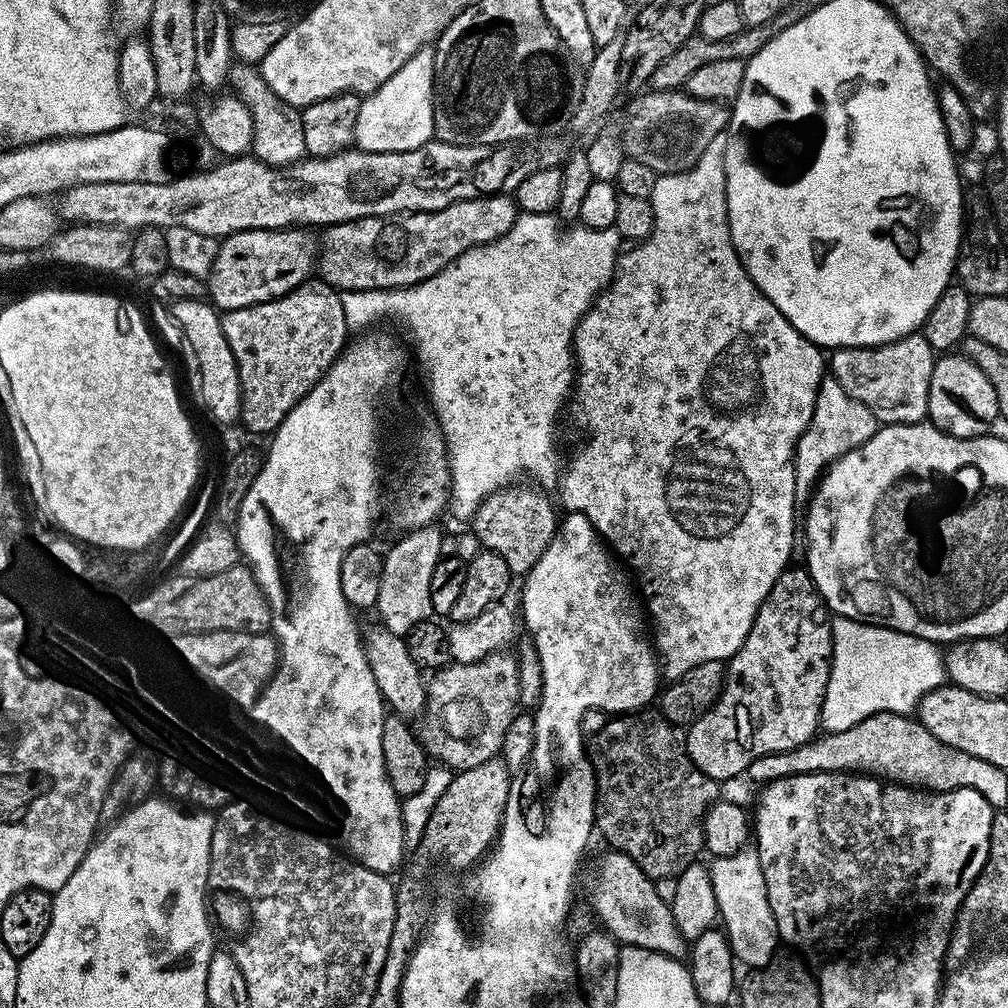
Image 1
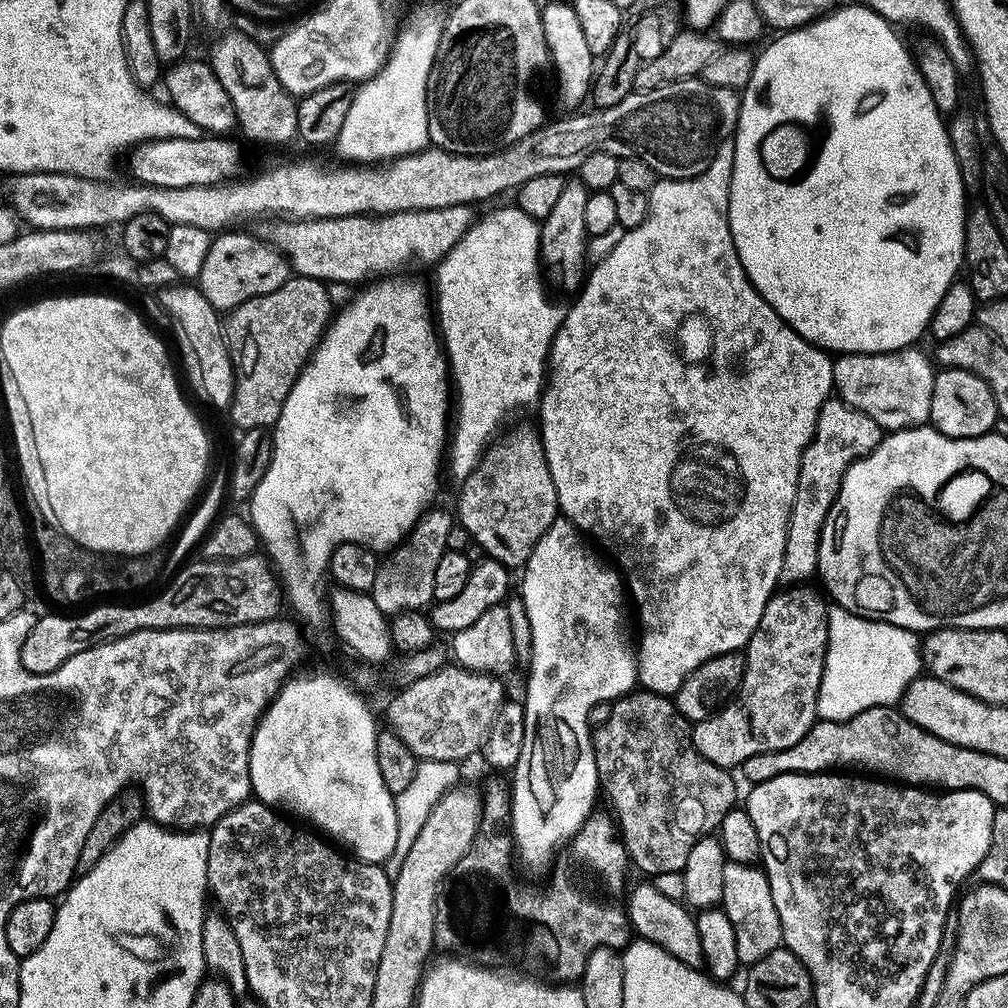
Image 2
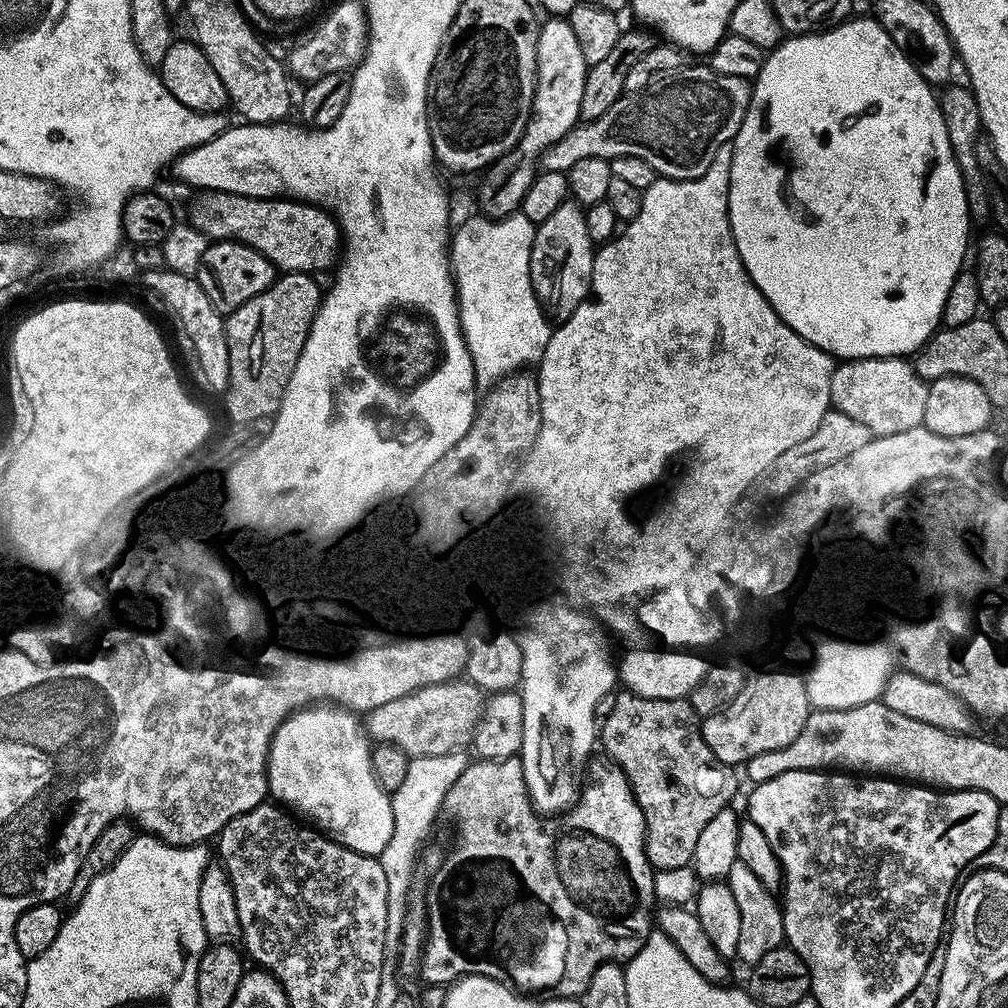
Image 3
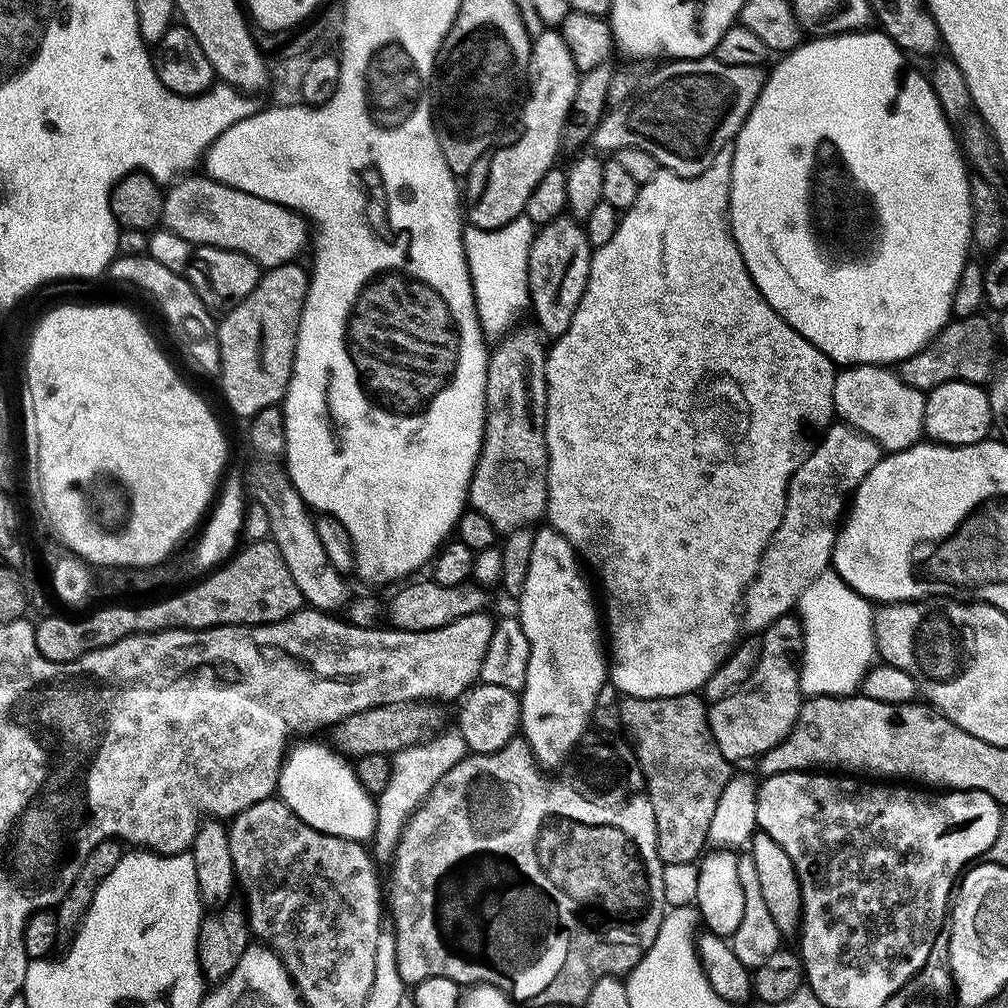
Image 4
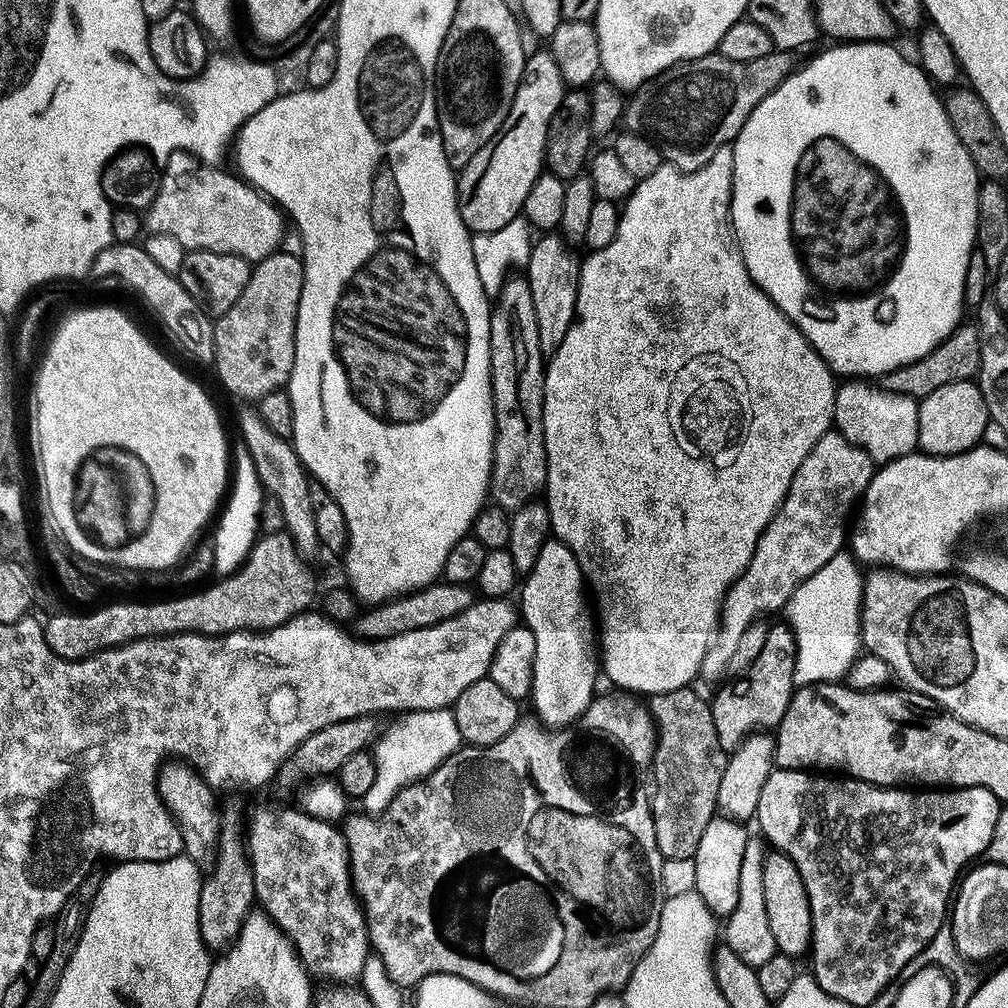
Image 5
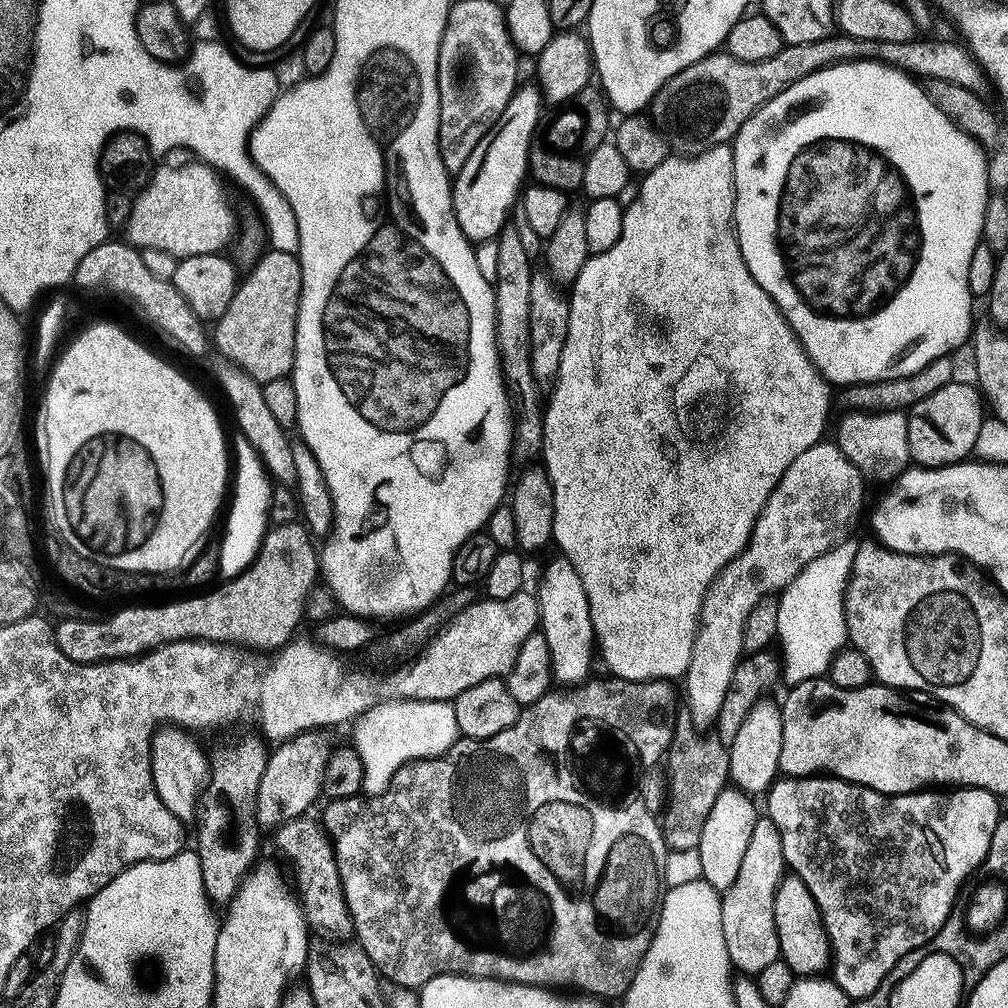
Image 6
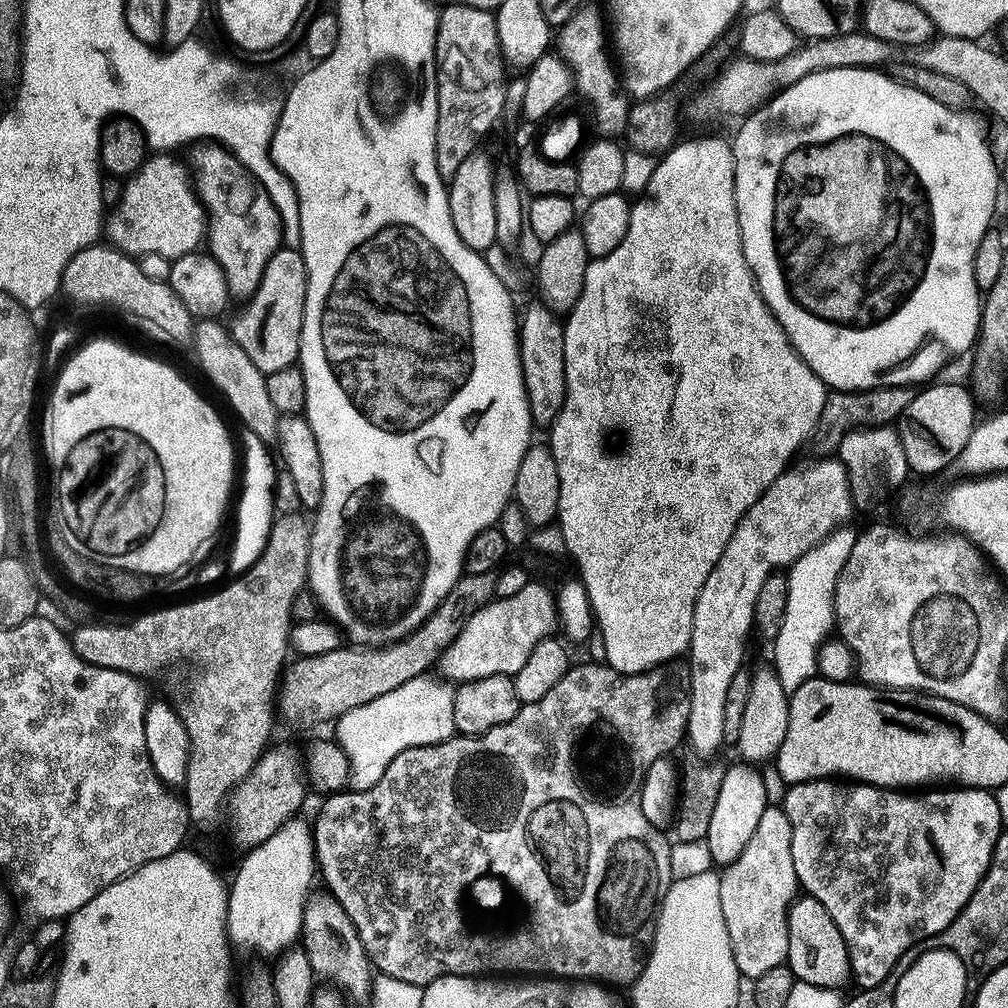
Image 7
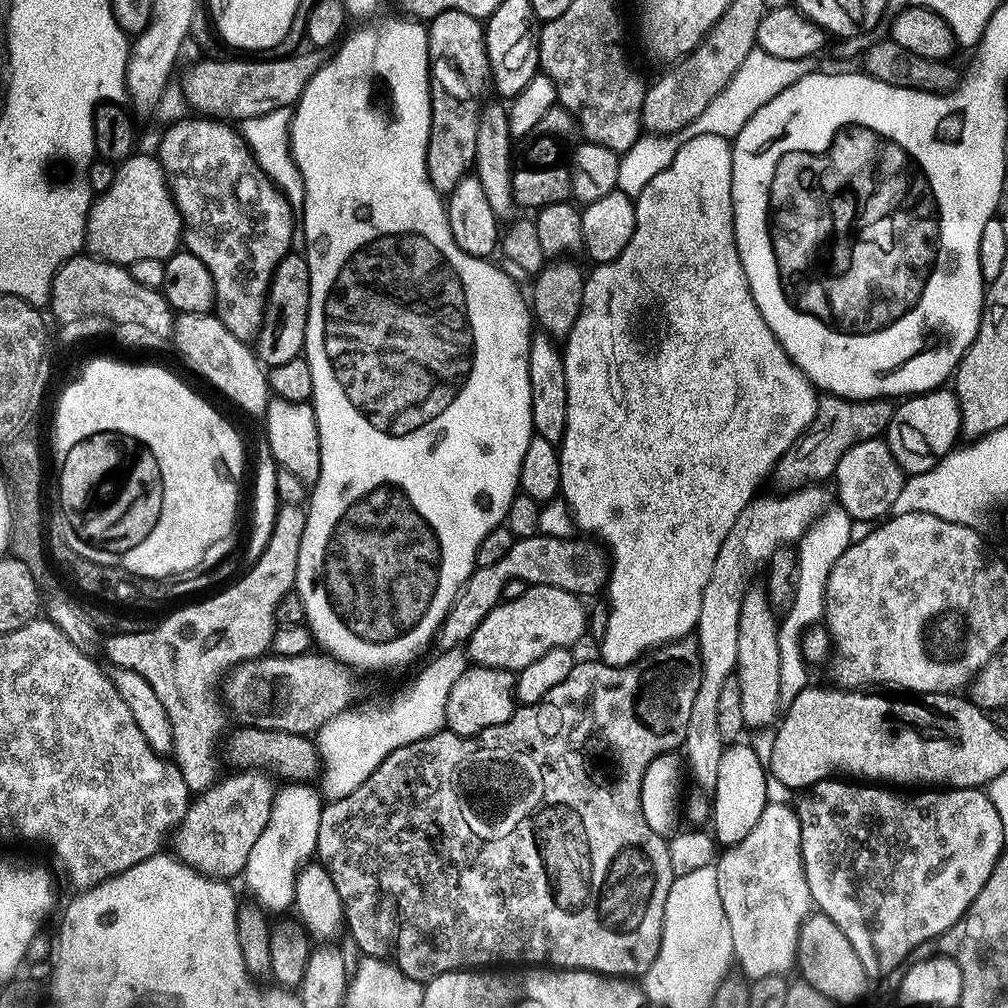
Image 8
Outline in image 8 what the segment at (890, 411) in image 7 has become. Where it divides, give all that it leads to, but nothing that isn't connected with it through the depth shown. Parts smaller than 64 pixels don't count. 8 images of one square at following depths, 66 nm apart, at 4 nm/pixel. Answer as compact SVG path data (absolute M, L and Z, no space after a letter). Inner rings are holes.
M821 395L812 425L776 463L774 481L776 480L777 489L795 490L807 488L810 484L823 485L831 481L835 477L838 461L842 459L842 454L846 454L846 450L850 450L850 446L858 442L875 440L887 433L895 409L896 404L888 398L847 400L845 396Z

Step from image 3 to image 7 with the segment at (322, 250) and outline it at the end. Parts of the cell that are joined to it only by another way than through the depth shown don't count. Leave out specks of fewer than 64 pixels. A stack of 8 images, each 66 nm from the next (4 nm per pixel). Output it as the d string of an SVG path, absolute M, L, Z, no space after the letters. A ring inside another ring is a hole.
M149 155L144 164L127 177L124 196L107 213L107 243L127 256L162 254L162 258L173 261L197 251L205 243L204 205L196 195L187 163L180 161L179 164L172 156L175 155Z

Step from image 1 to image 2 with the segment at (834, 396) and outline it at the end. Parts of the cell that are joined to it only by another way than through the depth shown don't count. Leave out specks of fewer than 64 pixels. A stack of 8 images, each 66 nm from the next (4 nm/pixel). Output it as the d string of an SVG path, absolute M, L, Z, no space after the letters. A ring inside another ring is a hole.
M829 398L824 403L822 410L818 414L816 433L812 435L812 441L808 443L808 449L802 454L798 490L796 491L794 506L792 507L790 522L788 523L788 537L786 538L788 550L780 571L781 585L803 584L811 581L811 576L815 577L817 575L816 551L820 545L820 531L824 525L824 519L828 517L828 511L832 508L833 502L839 497L842 478L846 474L848 467L855 460L861 460L866 454L873 452L880 445L880 441L884 439L885 435L885 429L880 428L878 422L874 422L874 418L854 410L846 401L839 398Z

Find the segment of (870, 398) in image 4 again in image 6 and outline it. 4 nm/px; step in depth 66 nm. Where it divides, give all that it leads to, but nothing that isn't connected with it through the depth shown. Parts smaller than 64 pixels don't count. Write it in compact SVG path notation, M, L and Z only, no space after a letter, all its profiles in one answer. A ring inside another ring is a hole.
M848 410L843 413L840 425L836 428L834 442L858 466L864 475L865 481L881 486L887 486L897 480L909 467L912 455L910 454L910 434L908 433L908 417L901 412L857 412Z

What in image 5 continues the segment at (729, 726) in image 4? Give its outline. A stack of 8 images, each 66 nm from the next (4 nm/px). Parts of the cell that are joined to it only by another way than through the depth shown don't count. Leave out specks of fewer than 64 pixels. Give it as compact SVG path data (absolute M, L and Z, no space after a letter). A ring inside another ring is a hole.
M773 623L766 634L766 643L762 651L744 675L735 677L732 684L725 683L716 697L711 697L714 714L714 730L718 730L718 742L722 742L722 750L733 753L736 747L747 736L757 730L775 730L779 728L786 714L786 706L790 706L792 694L797 687L794 682L794 666L796 665L796 636L787 623Z

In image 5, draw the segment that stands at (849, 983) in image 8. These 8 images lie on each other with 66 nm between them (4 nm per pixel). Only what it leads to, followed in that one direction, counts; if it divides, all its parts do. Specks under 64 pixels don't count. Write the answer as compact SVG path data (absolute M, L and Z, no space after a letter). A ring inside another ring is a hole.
M779 850L769 853L762 860L764 869L758 873L762 882L762 894L766 898L766 922L770 922L770 934L774 934L777 953L800 958L803 952L805 955L809 951L812 943L812 915L806 886L802 882L802 874L798 874L798 866L794 866L786 853Z

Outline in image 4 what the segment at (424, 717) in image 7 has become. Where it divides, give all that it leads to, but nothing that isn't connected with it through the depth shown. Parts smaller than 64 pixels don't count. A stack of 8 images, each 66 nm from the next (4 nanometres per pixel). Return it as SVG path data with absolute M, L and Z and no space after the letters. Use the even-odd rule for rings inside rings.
M451 731L439 733L393 755L390 780L376 798L376 830L372 839L372 856L377 863L386 864L391 861L405 822L420 807L439 778L446 774L446 771L456 767L456 764L468 754L465 740L459 731Z

